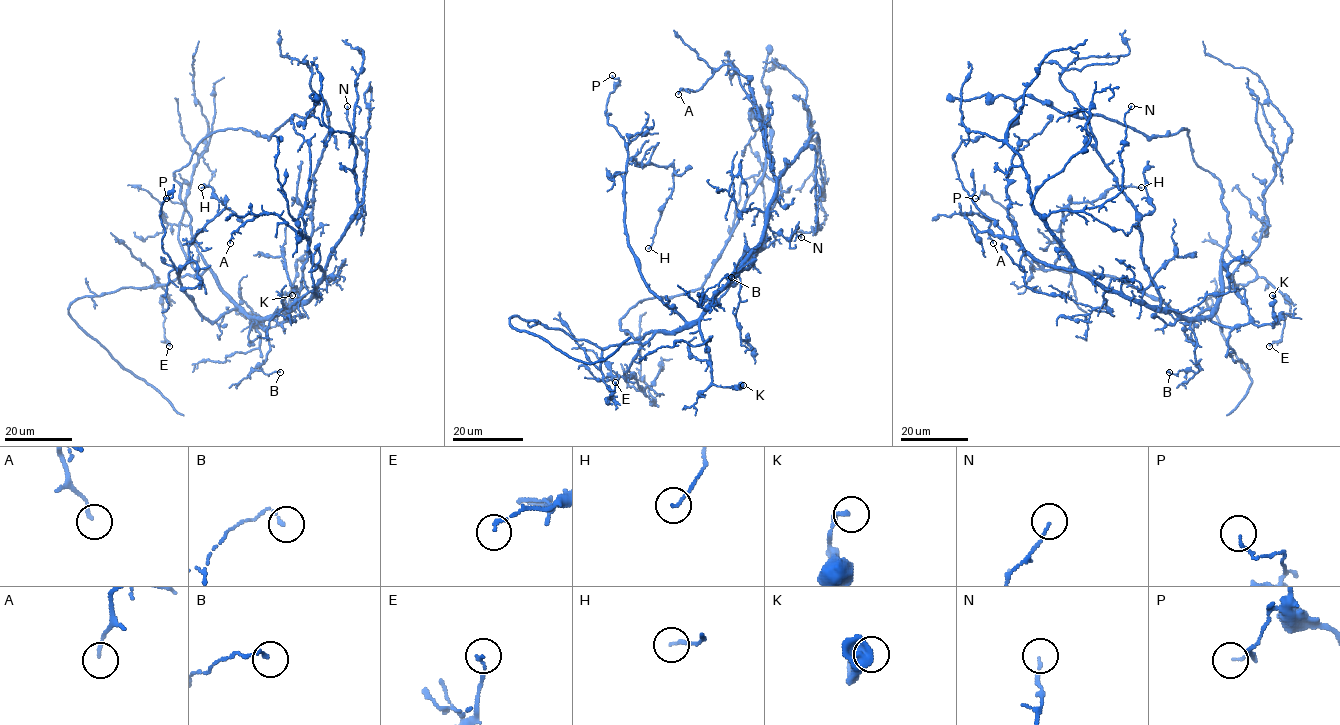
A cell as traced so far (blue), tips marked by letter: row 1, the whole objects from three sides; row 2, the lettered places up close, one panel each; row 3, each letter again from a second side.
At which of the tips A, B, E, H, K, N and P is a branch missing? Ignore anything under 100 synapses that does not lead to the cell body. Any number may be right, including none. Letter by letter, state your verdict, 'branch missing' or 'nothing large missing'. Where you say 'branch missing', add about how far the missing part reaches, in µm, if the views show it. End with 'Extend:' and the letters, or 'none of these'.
A: nothing large missing
B: nothing large missing
E: nothing large missing
H: nothing large missing
K: nothing large missing
N: nothing large missing
P: nothing large missing
Extend: none of these

